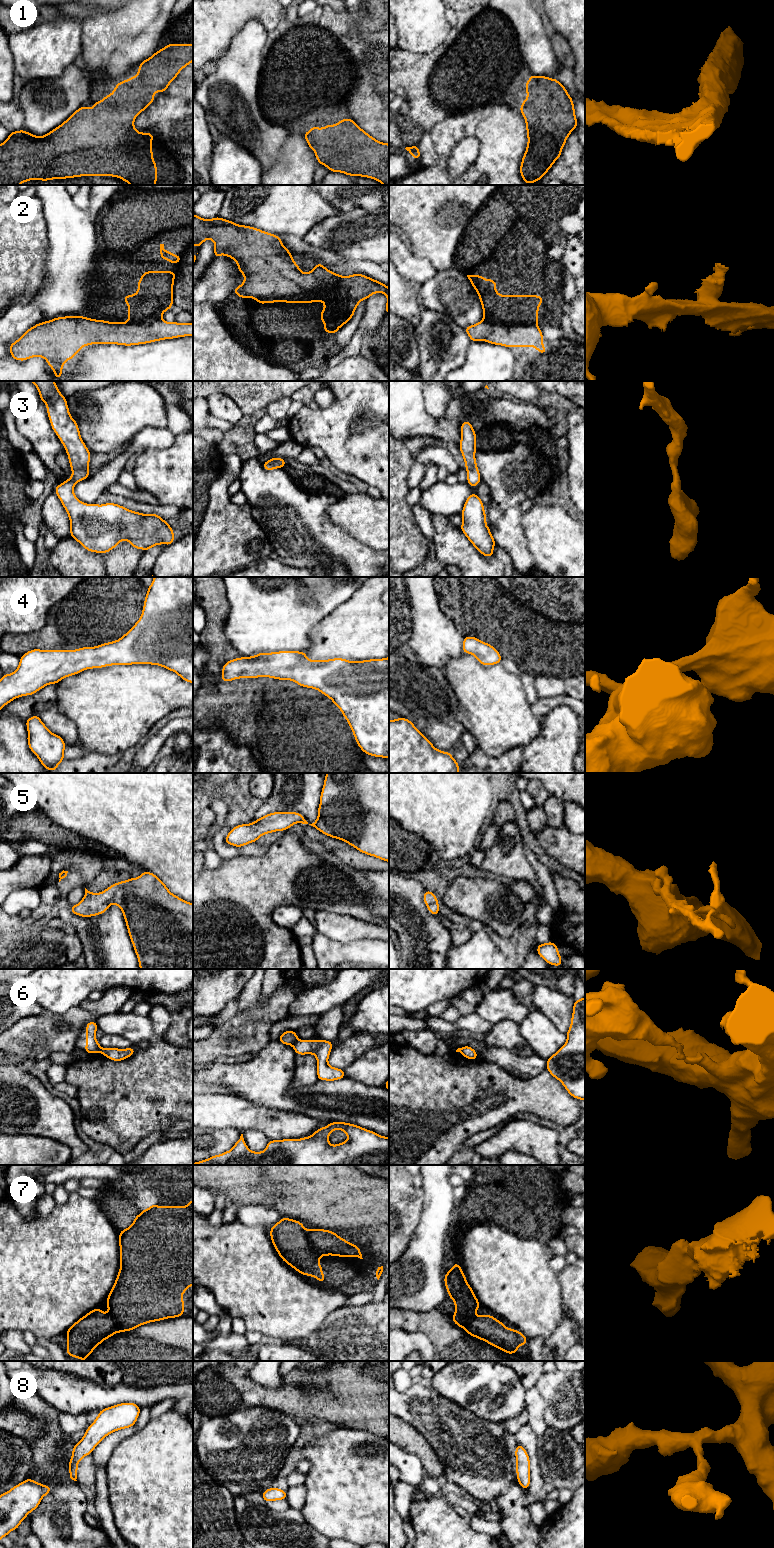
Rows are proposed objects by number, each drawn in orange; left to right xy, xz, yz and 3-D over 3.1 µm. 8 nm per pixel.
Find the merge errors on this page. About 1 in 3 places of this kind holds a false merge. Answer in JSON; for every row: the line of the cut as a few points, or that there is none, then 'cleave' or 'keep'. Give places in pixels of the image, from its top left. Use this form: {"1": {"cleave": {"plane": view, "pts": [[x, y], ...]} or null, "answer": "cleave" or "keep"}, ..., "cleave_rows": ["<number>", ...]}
{"1": {"cleave": null, "answer": "keep"}, "2": {"cleave": {"plane": "yz", "pts": [[483, 319], [489, 322], [531, 323], [536, 325]]}, "answer": "cleave"}, "3": {"cleave": null, "answer": "keep"}, "4": {"cleave": null, "answer": "keep"}, "5": {"cleave": null, "answer": "keep"}, "6": {"cleave": {"plane": "xz", "pts": [[298, 1039], [292, 1045]]}, "answer": "cleave"}, "7": {"cleave": null, "answer": "keep"}, "8": {"cleave": null, "answer": "keep"}, "cleave_rows": ["2", "6"]}

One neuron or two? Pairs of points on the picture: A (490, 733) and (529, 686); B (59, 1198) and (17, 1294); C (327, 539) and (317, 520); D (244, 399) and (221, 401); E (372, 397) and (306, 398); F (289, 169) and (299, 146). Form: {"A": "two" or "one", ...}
{"A": "two", "B": "two", "C": "one", "D": "two", "E": "two", "F": "one"}

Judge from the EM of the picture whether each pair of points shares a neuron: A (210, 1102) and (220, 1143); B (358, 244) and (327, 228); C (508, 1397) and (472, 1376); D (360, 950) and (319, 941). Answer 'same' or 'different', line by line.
A: different
B: same
C: same
D: same

